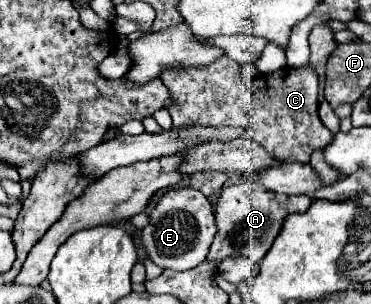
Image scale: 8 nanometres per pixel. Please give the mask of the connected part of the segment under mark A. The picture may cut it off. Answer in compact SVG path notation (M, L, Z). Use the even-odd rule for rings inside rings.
M244 181L222 189L214 213L218 233L210 245L206 261L222 263L228 257L248 257L250 261L258 263L272 247L284 225L284 219L292 213L304 213L310 203L312 199L308 195L280 195L272 191L260 191L256 181Z

